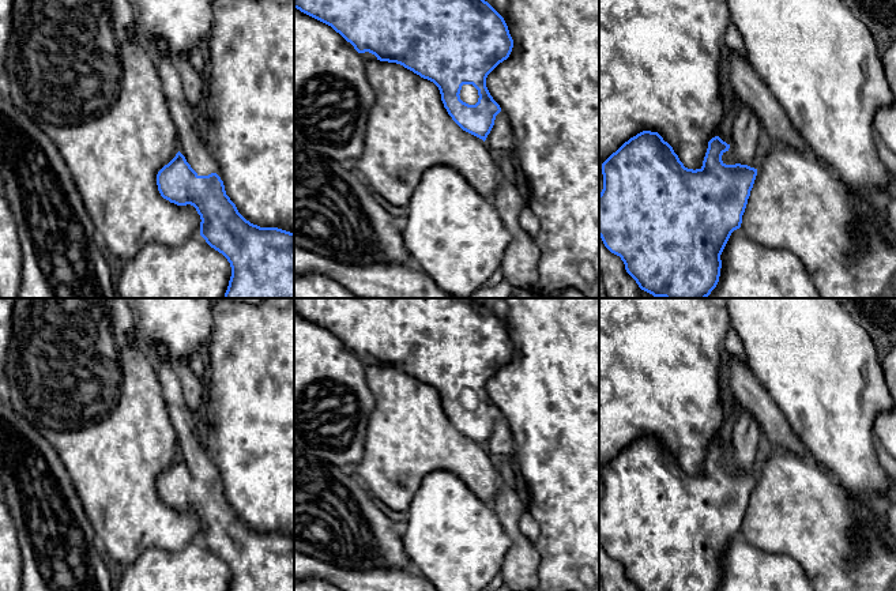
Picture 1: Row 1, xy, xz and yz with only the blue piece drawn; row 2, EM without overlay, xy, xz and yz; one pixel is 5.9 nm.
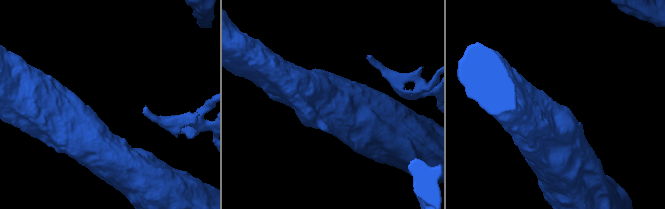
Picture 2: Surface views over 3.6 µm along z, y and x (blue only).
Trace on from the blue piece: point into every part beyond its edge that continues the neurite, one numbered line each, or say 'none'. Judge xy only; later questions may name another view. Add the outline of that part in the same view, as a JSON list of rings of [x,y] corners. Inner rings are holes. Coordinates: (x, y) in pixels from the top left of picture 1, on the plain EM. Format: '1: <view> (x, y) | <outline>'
1: xy (191, 450) | [[[162,347],[155,349],[151,360],[170,421],[177,433],[178,456],[185,462],[197,481],[208,481],[217,477],[215,463],[210,459],[206,447],[202,444],[193,413],[188,409],[182,398],[182,389],[177,379],[177,368],[167,364],[161,357],[162,354],[165,354]]]

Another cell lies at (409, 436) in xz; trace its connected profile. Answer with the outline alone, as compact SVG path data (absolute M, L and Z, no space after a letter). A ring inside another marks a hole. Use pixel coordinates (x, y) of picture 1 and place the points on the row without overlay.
M369 365L365 377L376 407L369 418L362 459L355 475L372 494L395 512L406 512L422 479L433 471L459 477L483 502L493 502L501 475L486 448L463 436L448 419L438 392L396 368Z

